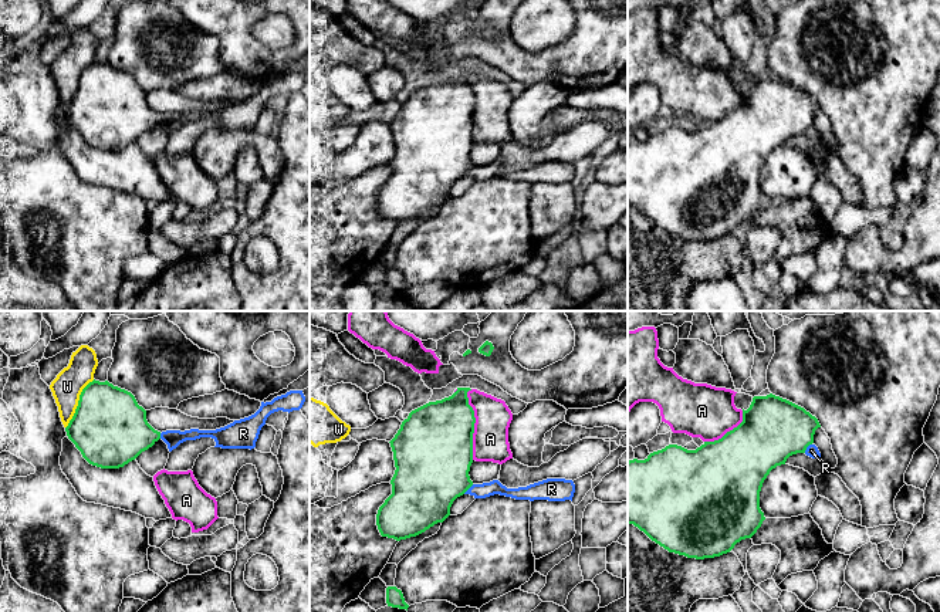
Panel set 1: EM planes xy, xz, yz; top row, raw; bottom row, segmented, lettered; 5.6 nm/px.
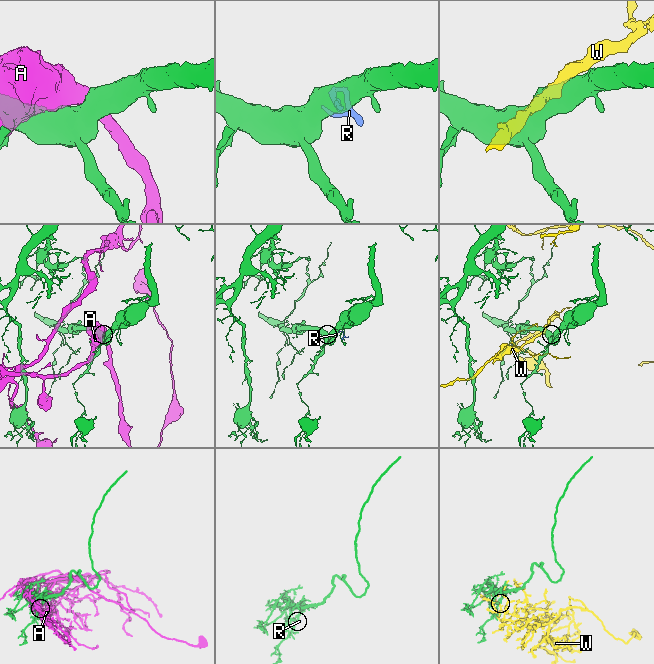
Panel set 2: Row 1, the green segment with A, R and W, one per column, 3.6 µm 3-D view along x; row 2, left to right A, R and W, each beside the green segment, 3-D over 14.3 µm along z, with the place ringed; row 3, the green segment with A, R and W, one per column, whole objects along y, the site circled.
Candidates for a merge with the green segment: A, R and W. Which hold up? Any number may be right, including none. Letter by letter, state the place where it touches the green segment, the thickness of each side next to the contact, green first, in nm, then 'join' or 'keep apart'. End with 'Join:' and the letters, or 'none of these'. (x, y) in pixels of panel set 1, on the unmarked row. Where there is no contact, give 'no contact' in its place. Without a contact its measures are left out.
A: xz (473, 107) | 440/200 nm | keep apart
R: yz (807, 128) | 360/70 nm | keep apart
W: xy (78, 85) | 420/170 nm | keep apart
Join: none of these

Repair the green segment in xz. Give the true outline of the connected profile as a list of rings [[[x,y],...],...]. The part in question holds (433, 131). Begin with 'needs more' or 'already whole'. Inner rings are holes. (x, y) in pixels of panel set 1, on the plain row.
already whole; [[[457,70],[452,78],[412,92],[389,124],[396,152],[390,162],[392,176],[376,196],[382,219],[400,223],[443,204],[450,197],[453,183],[473,168],[469,153],[473,145],[476,99],[469,87],[469,72],[471,71]]]

